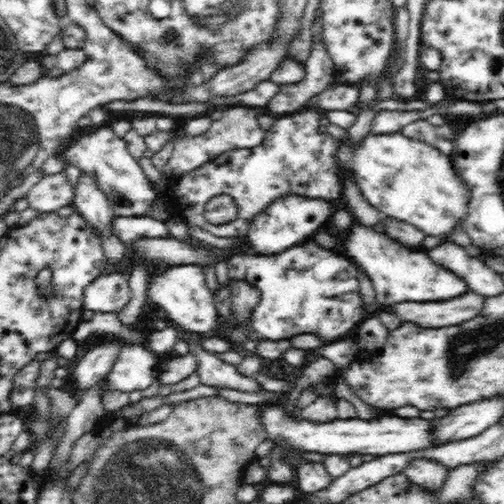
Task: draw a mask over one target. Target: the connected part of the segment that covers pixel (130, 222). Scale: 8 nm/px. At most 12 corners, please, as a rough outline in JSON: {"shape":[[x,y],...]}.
{"shape":[[120,216],[112,234],[124,243],[142,238],[170,238],[155,216]]}

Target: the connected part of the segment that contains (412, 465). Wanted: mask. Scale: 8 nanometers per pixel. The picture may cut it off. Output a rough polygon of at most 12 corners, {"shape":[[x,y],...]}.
{"shape":[[418,457],[403,472],[413,484],[438,490],[448,467]]}

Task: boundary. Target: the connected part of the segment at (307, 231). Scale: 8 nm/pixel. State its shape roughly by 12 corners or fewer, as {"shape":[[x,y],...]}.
{"shape":[[287,193],[252,219],[245,241],[272,255],[314,234],[334,209]]}

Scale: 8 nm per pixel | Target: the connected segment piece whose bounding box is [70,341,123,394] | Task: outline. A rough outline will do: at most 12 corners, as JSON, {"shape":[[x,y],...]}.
{"shape":[[122,341],[90,349],[74,361],[78,393],[110,374]]}

